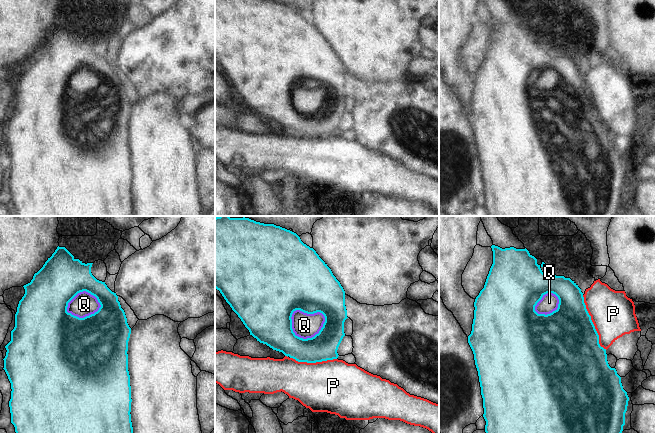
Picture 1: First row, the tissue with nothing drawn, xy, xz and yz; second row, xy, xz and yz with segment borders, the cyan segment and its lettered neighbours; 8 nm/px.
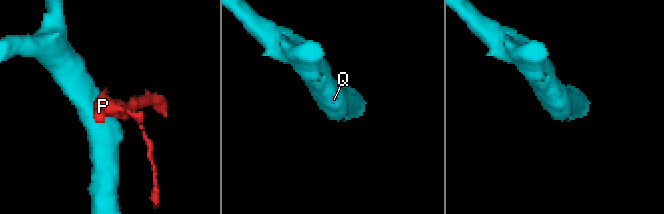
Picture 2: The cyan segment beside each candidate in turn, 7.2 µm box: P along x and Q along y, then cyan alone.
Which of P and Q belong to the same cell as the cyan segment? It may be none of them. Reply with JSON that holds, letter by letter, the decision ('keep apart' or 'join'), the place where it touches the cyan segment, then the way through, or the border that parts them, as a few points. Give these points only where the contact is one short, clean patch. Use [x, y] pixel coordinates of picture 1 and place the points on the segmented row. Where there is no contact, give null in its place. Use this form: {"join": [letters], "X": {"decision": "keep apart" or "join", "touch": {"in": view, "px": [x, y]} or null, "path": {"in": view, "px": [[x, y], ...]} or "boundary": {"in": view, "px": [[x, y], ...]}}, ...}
{"join": ["Q"], "P": {"decision": "keep apart", "touch": {"in": "yz", "px": [592, 323]}}, "Q": {"decision": "join", "touch": {"in": "xz", "px": [312, 337]}, "path": {"in": "xz", "px": [[323, 346], [312, 337], [304, 325]]}}}

